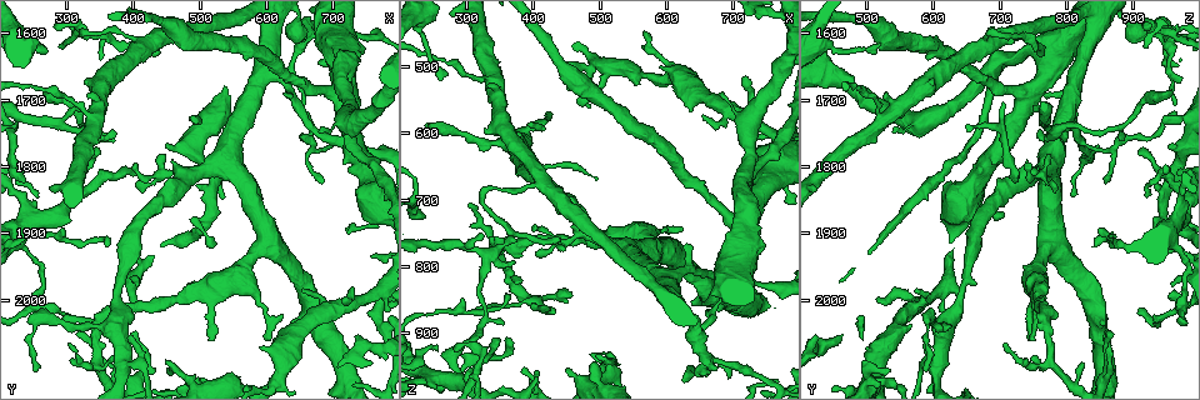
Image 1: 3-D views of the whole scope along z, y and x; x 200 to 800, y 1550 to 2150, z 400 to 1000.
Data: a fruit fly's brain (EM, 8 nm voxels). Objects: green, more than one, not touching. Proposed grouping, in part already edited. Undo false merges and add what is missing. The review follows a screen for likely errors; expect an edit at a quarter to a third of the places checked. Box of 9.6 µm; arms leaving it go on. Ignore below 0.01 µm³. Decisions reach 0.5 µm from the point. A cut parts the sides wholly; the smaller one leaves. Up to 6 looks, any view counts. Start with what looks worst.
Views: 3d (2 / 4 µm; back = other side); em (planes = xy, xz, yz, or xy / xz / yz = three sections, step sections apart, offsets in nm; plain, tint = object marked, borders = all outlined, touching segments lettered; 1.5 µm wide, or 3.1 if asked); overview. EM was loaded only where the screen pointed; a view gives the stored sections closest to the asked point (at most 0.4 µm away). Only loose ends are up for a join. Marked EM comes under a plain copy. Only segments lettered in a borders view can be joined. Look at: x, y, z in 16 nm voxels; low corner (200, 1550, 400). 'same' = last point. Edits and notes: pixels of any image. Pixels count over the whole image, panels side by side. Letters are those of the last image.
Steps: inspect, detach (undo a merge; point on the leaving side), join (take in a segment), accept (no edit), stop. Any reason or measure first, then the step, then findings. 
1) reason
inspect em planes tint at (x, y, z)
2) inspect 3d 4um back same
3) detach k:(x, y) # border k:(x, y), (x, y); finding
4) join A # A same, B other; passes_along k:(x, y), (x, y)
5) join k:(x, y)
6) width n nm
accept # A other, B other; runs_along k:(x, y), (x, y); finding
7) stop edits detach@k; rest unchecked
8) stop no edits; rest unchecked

abrupt turn
inspect em yz step 8 borders at (770, 1830, 625)

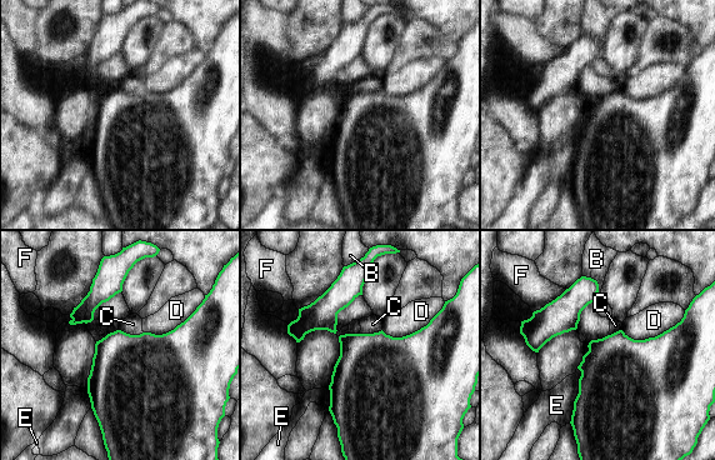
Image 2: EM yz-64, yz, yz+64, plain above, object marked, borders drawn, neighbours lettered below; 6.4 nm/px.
another direction
inspect em planes borders same

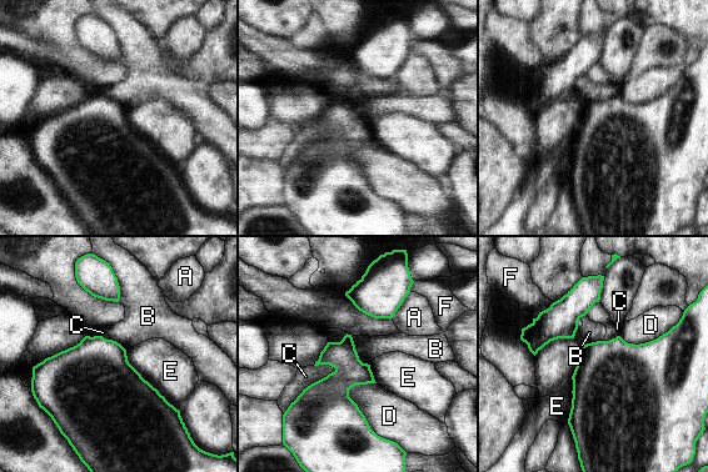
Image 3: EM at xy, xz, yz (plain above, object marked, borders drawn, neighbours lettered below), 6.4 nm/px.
width 200 nm; longest_contact E 500 nm
accept # A other, B other, C other, D other, E other, F other; one neuron here

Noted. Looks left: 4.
three arms meet
inspect 3d 2um at (380, 2100, 605)

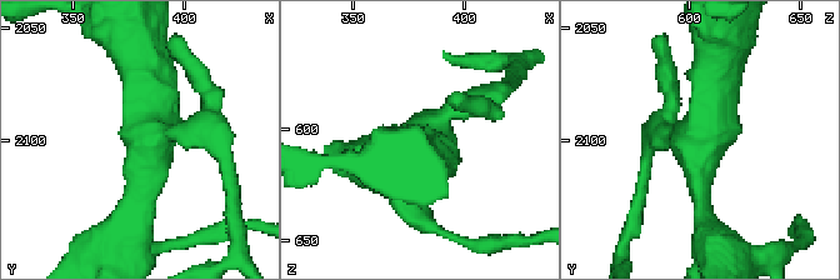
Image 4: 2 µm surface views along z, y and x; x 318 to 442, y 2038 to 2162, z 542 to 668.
inspect em planes tint at (383, 2102, 605)

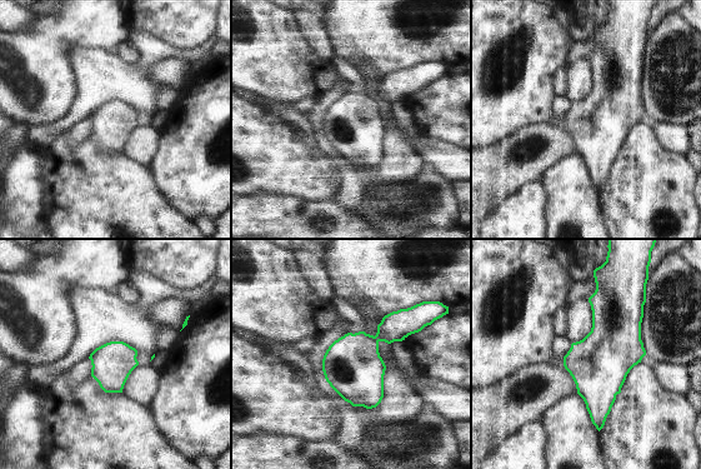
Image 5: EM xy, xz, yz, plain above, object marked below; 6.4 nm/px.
inspect em planes borders same

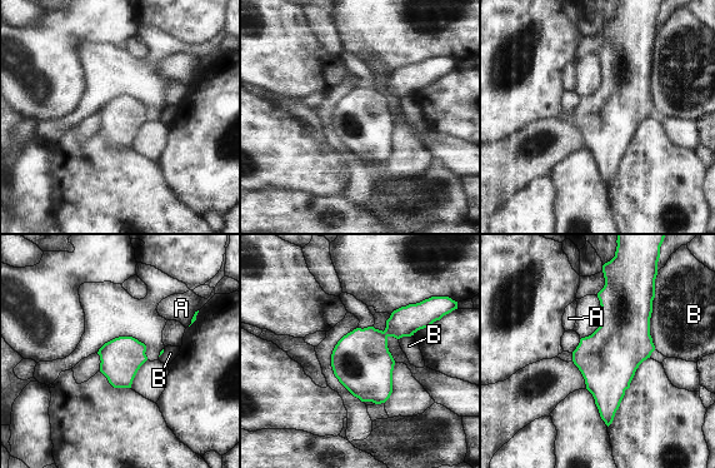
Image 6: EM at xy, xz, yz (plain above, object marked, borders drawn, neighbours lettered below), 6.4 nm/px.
width 260 nm
accept # A other, B other; continuous, no second neuron

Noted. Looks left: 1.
branch stops here
inspect em planes borders at (260, 1615, 525)

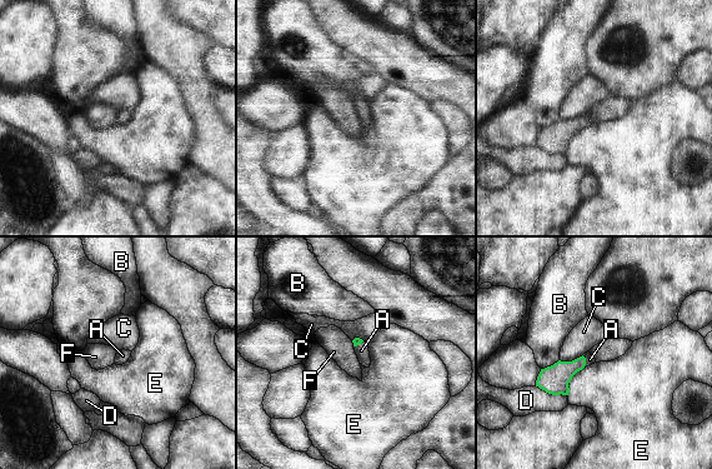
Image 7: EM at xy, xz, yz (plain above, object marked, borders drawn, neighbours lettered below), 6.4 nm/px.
join 7:(590, 359) # A same, B other, C other, D other, E other, F other; passes_along 7:(553, 379), (585, 362), (590, 359); the neuron continues

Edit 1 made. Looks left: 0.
stop edits join@7; rest unchecked

